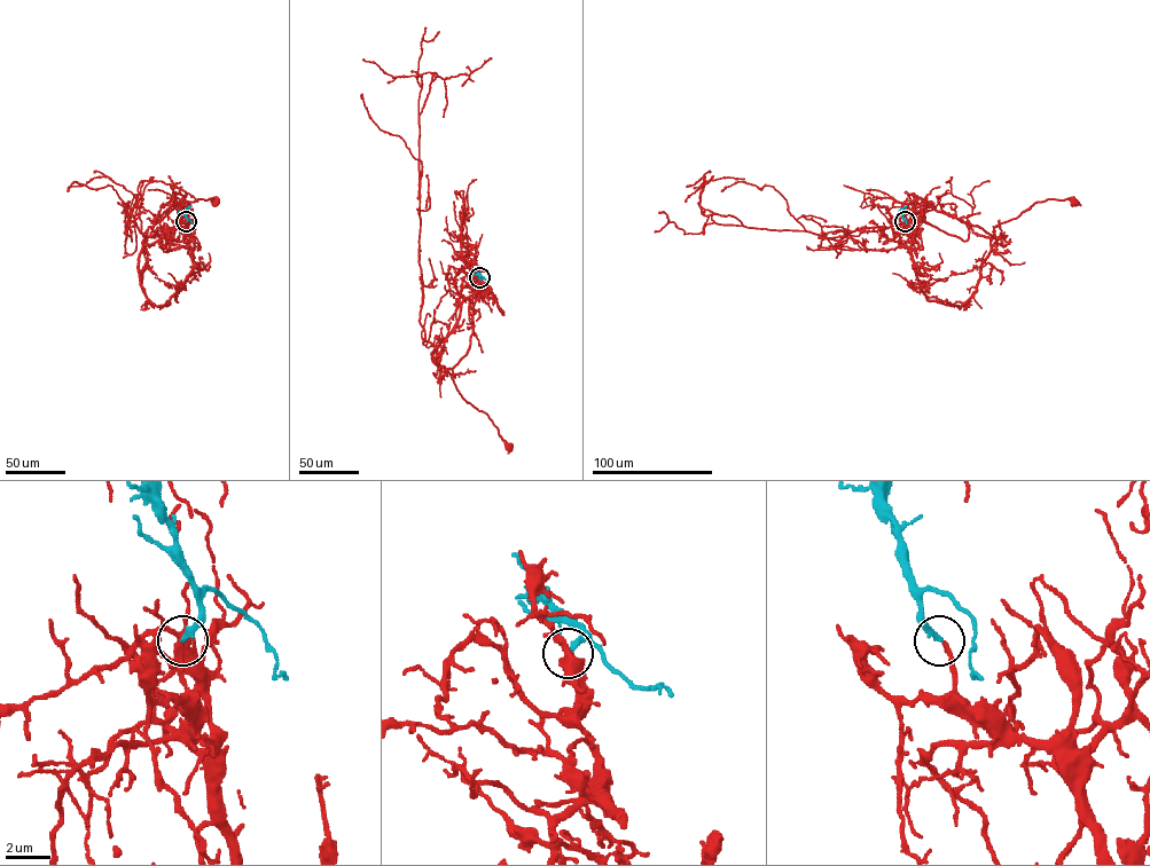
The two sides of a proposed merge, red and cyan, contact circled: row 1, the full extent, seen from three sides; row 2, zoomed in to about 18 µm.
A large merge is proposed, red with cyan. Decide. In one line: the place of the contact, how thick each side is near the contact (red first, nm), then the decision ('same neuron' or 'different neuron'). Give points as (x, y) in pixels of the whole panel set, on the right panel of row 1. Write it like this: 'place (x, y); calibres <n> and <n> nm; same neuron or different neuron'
place (905, 221); calibres 220 and 280 nm; same neuron

